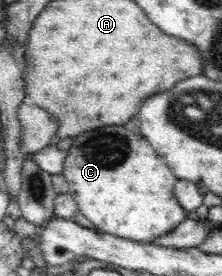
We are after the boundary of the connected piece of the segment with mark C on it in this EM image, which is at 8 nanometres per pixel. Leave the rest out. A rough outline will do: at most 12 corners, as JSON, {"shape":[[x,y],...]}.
{"shape":[[82,133],[63,174],[97,230],[150,243],[187,213],[140,134]]}

